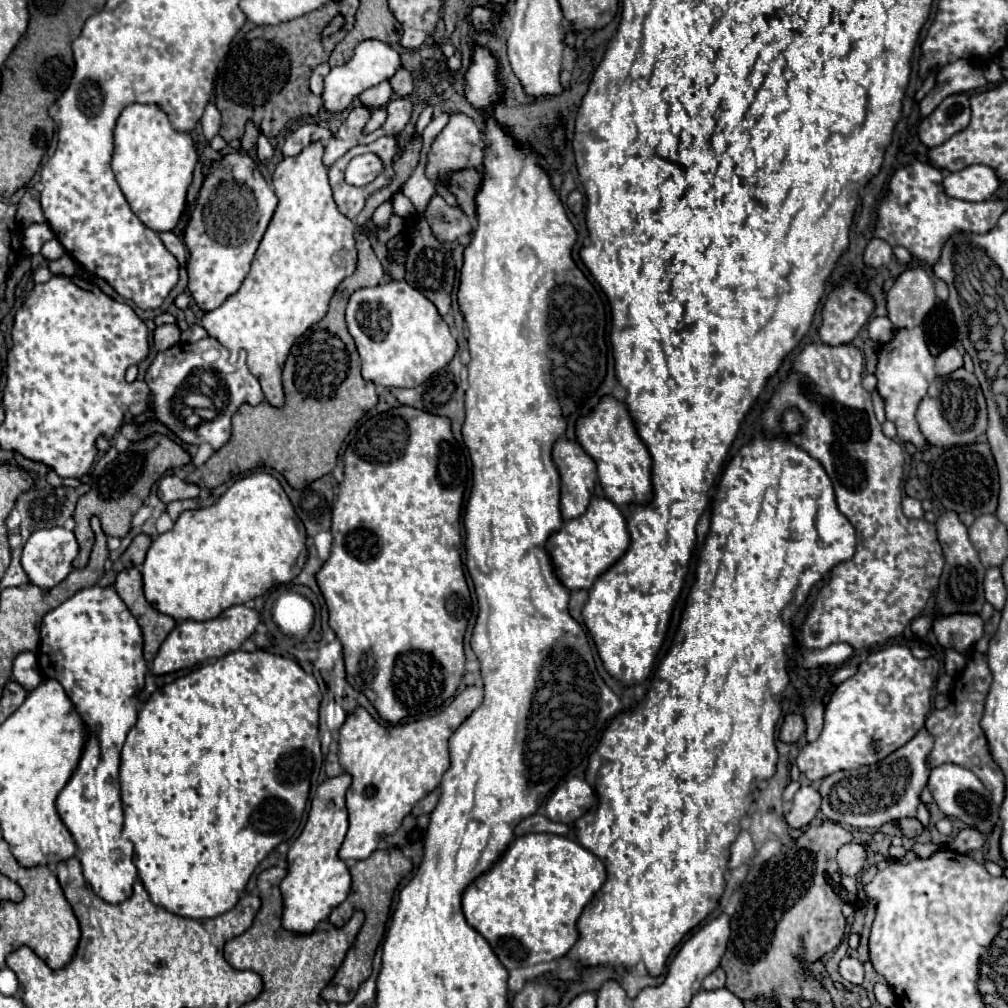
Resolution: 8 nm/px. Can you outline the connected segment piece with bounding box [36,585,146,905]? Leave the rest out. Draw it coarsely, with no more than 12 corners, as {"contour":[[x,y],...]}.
{"contour":[[114,587],[44,615],[42,677],[90,729],[56,799],[84,877],[114,905],[140,878],[122,839],[120,751],[142,631]]}

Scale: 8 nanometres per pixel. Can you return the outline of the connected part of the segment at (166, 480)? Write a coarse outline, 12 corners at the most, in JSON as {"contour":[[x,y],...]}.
{"contour":[[176,475],[160,479],[158,497],[164,503],[194,499],[200,489]]}

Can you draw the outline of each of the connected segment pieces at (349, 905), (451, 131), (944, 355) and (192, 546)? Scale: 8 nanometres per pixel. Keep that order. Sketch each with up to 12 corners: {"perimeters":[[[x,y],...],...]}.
{"perimeters":[[[398,847],[376,849],[350,867],[351,890],[330,913],[365,921],[322,991],[348,1003],[372,973],[392,895],[413,864]],[[452,113],[432,143],[426,175],[448,181],[458,169],[482,171],[476,123]],[[948,347],[936,357],[936,375],[962,367],[962,355]],[[278,479],[182,511],[142,565],[176,621],[292,581],[306,531]]]}

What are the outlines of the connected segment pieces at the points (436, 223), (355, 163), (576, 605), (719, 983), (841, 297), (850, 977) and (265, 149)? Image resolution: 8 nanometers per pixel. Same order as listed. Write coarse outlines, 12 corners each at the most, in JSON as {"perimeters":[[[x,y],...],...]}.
{"perimeters":[[[432,197],[424,211],[434,237],[454,241],[472,231],[460,207]],[[364,153],[346,169],[348,185],[368,185],[382,173],[382,159]],[[570,591],[570,615],[582,623],[588,591]],[[716,967],[706,975],[704,989],[720,989],[726,983],[726,973]],[[856,275],[830,293],[820,339],[850,343],[872,315]],[[842,959],[840,975],[862,985],[862,963],[858,959]],[[266,135],[258,137],[258,161],[268,163],[274,155]]]}

